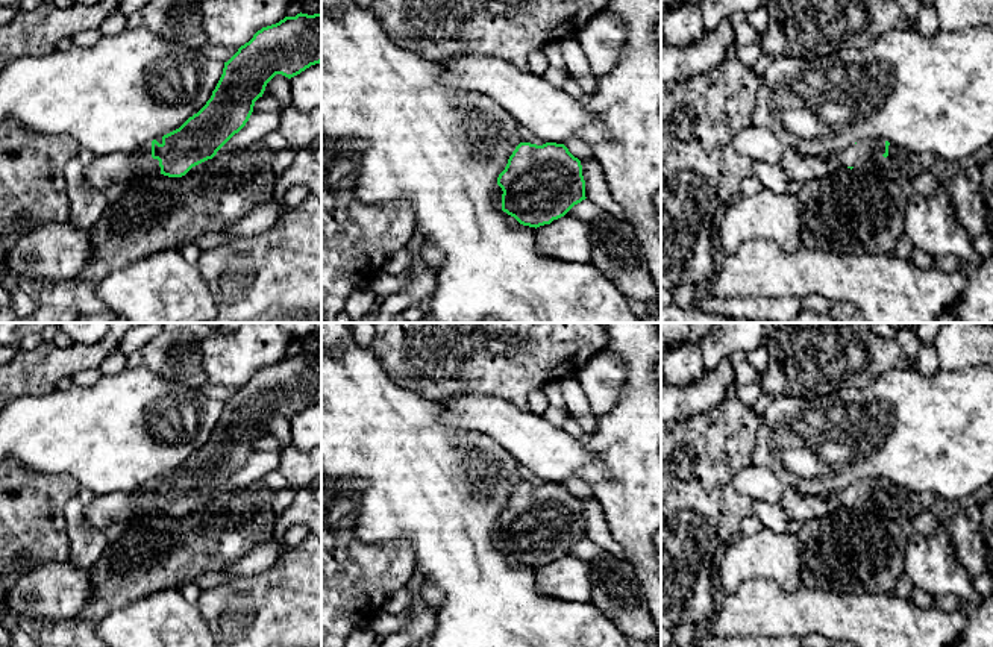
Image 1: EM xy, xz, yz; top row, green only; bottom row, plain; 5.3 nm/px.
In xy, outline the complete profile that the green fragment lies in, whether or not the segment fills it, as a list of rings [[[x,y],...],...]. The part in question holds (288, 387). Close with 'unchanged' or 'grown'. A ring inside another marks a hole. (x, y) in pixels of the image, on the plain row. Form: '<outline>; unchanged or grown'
[[[300,352],[296,356],[285,356],[276,364],[262,367],[224,402],[223,414],[211,438],[197,453],[190,456],[179,468],[135,489],[99,495],[83,509],[86,523],[105,532],[114,523],[144,515],[156,515],[159,512],[168,517],[185,515],[193,506],[212,499],[246,465],[255,441],[262,436],[267,423],[276,414],[291,418],[320,402],[321,352],[314,355]]]; grown

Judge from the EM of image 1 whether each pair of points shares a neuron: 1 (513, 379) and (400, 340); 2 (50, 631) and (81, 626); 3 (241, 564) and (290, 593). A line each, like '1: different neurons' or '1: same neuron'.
1: same neuron
2: same neuron
3: different neurons

